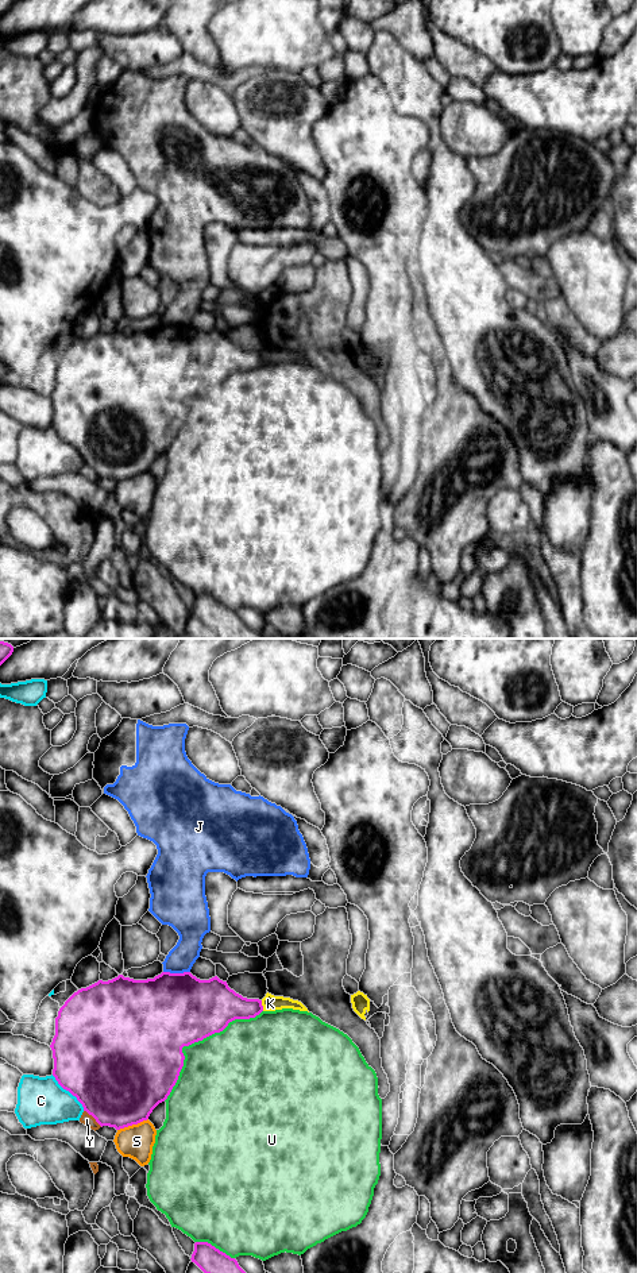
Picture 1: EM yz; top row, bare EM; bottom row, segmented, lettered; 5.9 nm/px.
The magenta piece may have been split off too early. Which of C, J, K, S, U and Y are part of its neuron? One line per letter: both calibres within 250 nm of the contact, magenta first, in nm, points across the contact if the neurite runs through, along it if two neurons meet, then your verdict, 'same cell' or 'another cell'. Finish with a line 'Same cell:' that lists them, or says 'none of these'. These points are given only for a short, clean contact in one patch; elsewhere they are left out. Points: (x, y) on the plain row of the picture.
C: 500/280 nm | another cell
J: 440/160 nm | another cell
K: 240/100 nm | along yz (261, 353), (263, 362) | another cell
S: 500/200 nm | another cell
U: 460/480 nm | another cell
Y: 500/70 nm | another cell
Same cell: none of these

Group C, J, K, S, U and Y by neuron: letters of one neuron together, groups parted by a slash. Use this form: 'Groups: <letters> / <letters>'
Groups: C / J / K / S / U / Y

